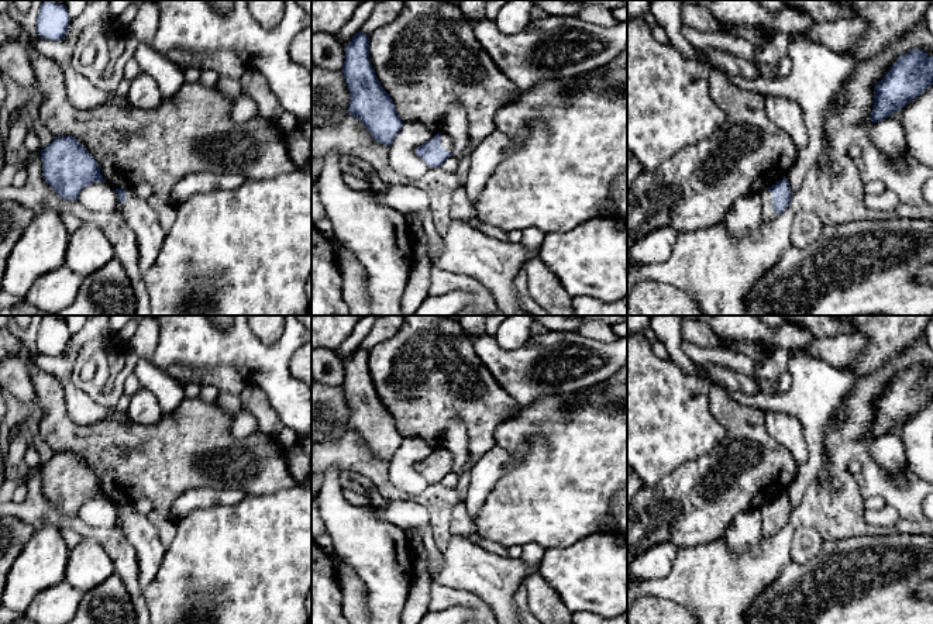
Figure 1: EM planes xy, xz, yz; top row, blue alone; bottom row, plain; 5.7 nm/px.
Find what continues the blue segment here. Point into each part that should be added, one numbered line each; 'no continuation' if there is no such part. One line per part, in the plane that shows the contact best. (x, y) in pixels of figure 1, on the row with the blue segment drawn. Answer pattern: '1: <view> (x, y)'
1: yz (768, 213)

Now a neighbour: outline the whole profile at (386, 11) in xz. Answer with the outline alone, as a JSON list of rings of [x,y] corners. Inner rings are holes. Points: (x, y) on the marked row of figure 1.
[[[379,0],[359,31],[369,37],[375,30],[393,23],[399,17],[404,4],[406,0]]]

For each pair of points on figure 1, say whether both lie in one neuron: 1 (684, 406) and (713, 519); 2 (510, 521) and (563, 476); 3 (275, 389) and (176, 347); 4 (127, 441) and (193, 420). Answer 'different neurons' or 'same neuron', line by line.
1: different neurons
2: same neuron
3: same neuron
4: same neuron

